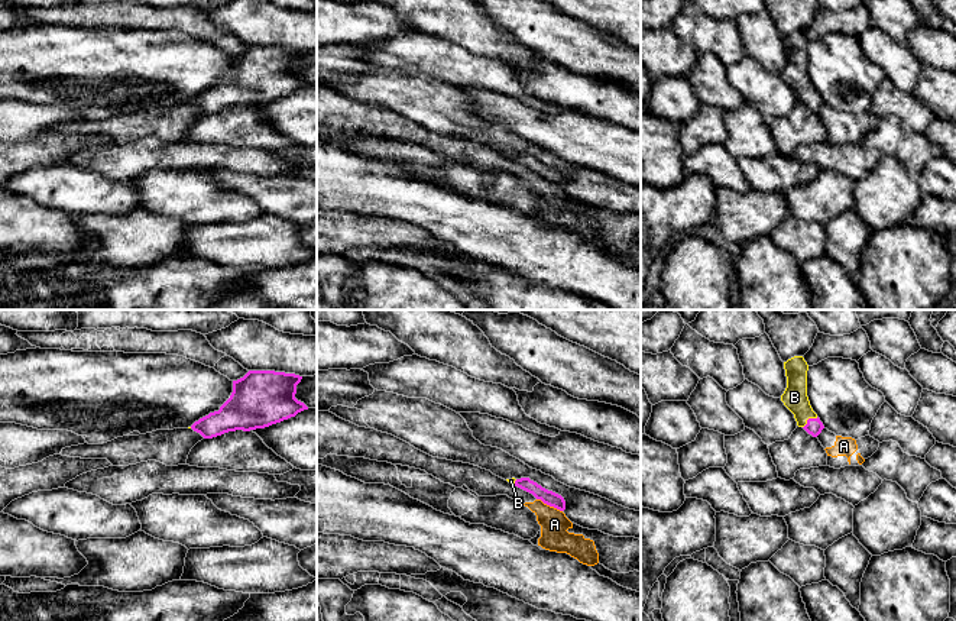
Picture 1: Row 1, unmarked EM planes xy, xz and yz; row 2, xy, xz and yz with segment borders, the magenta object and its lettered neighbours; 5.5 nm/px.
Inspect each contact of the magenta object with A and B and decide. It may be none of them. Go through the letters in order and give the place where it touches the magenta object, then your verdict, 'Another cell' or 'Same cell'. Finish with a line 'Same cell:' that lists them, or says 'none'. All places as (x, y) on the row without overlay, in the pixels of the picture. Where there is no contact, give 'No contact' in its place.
A: Touches magenta at xz (550, 181). Another cell
B: Touches magenta at yz (809, 94). Same cell
Same cell: B

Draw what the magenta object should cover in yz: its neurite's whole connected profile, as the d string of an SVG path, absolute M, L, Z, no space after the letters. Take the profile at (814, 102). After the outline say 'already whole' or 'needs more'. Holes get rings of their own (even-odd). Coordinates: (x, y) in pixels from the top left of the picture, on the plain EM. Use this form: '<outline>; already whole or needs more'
M794 32L784 38L787 64L781 71L784 81L794 90L798 103L817 113L824 104L823 98L813 87L807 72L808 41L803 32Z; needs more

